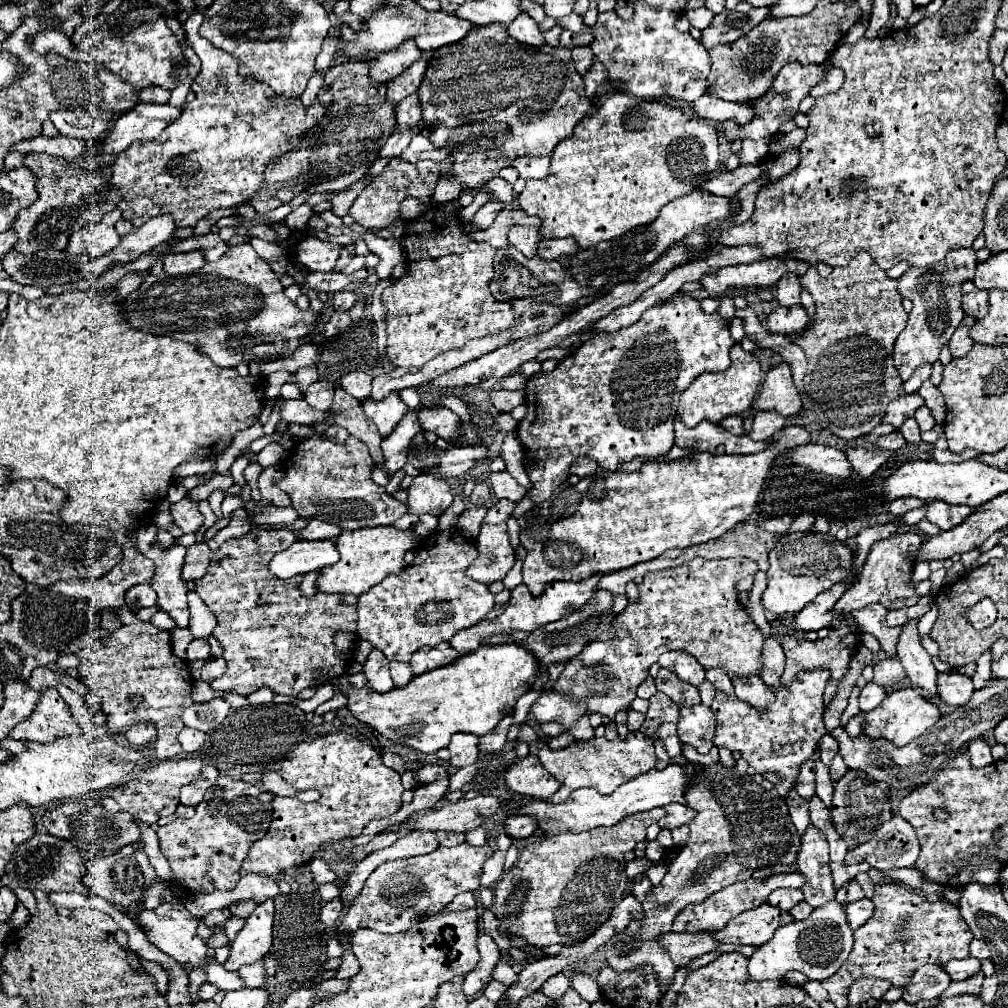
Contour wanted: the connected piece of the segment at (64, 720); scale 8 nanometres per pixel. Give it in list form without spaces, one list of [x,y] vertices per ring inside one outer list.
[[[47,688],[43,690],[35,712],[25,722],[15,726],[11,738],[45,744],[45,742],[53,742],[59,736],[79,734],[79,732],[81,730],[73,720],[65,700],[59,696],[55,688]]]

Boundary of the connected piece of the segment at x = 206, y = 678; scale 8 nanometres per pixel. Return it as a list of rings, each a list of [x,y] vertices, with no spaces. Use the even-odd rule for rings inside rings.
[[[211,658],[211,660],[203,666],[203,670],[201,670],[203,682],[211,682],[211,680],[223,676],[223,674],[225,674],[225,668],[227,668],[227,662],[225,662],[223,658]]]

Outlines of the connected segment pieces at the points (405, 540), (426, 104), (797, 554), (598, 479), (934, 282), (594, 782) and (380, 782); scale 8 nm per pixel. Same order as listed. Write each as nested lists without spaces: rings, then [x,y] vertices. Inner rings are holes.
[[[379,526],[379,528],[359,528],[359,530],[343,530],[337,538],[337,550],[341,560],[333,566],[327,566],[319,572],[317,590],[329,594],[365,594],[371,586],[379,584],[387,574],[399,574],[405,568],[405,554],[417,546],[413,528],[401,530],[395,526]]]
[[[489,24],[475,26],[461,42],[433,52],[419,88],[423,118],[431,128],[431,142],[449,148],[455,160],[453,176],[459,178],[465,190],[485,186],[517,156],[549,156],[563,138],[573,134],[577,122],[587,116],[591,100],[585,96],[583,78],[573,68],[571,48],[573,46],[559,44],[559,48],[543,46],[535,52],[515,42],[505,26]]]
[[[789,534],[769,552],[769,572],[767,590],[763,594],[765,610],[777,616],[795,616],[807,602],[811,602],[823,590],[829,590],[835,582],[853,584],[857,574],[851,566],[853,552],[831,534]],[[803,572],[809,572],[803,574]]]
[[[785,426],[783,430],[779,430],[779,434],[775,434],[775,438],[769,440],[769,446],[759,452],[759,454],[749,454],[749,456],[729,456],[729,454],[723,454],[723,452],[695,452],[691,454],[691,458],[681,458],[681,460],[663,460],[663,462],[643,462],[641,468],[637,468],[635,472],[611,472],[611,470],[603,470],[603,468],[597,468],[591,476],[585,476],[581,478],[575,486],[571,486],[569,482],[561,484],[559,488],[553,490],[551,498],[547,498],[545,502],[541,504],[535,504],[525,516],[519,518],[519,526],[521,526],[521,544],[523,548],[527,550],[527,556],[523,560],[523,584],[527,584],[527,588],[531,590],[531,594],[539,596],[545,588],[547,582],[555,582],[555,580],[585,580],[593,574],[609,574],[609,572],[615,572],[615,570],[623,570],[623,568],[629,568],[629,566],[635,566],[639,562],[649,562],[657,556],[661,556],[665,550],[669,548],[689,548],[689,546],[695,546],[695,544],[701,544],[701,542],[707,542],[711,538],[719,538],[723,532],[735,528],[739,522],[747,520],[747,516],[753,512],[753,508],[757,506],[757,498],[759,498],[759,492],[767,480],[767,474],[773,466],[773,462],[787,450],[791,448],[797,448],[801,444],[807,444],[809,440],[809,432],[803,428],[803,426]]]
[[[959,248],[951,250],[943,262],[937,266],[927,268],[911,268],[897,280],[897,290],[903,298],[913,302],[913,310],[909,314],[909,322],[905,330],[899,334],[893,350],[895,368],[899,370],[903,382],[913,374],[913,370],[921,364],[935,364],[939,360],[941,348],[949,342],[951,334],[957,330],[959,322],[963,320],[961,308],[961,284],[963,280],[973,280],[977,256],[973,248]]]
[[[629,732],[627,738],[617,736],[615,740],[607,738],[591,738],[585,742],[577,740],[563,750],[551,750],[543,740],[535,740],[531,742],[531,754],[537,756],[541,764],[547,768],[547,772],[551,772],[551,776],[555,776],[559,782],[559,790],[555,792],[553,798],[548,799],[553,804],[567,800],[571,792],[583,786],[595,788],[599,790],[599,794],[611,794],[617,786],[625,784],[631,778],[637,778],[639,774],[645,774],[657,764],[653,740],[643,736],[641,732]]]
[[[347,732],[317,736],[301,742],[281,762],[281,778],[297,790],[317,790],[319,800],[305,804],[297,798],[273,798],[273,820],[265,838],[257,840],[239,874],[279,874],[309,862],[319,850],[329,850],[345,838],[355,838],[373,818],[383,818],[401,808],[401,776],[387,768],[373,746]]]

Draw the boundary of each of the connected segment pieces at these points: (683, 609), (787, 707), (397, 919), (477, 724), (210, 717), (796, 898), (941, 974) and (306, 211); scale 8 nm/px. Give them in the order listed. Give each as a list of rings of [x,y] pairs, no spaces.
[[[693,558],[677,568],[671,570],[659,570],[645,574],[643,582],[639,584],[639,602],[629,602],[623,614],[615,618],[611,624],[611,630],[603,634],[601,640],[589,642],[581,654],[571,658],[565,664],[565,670],[555,682],[557,692],[565,692],[575,696],[575,700],[585,702],[589,708],[589,714],[599,712],[603,716],[609,716],[611,720],[615,714],[623,708],[629,708],[629,704],[635,700],[637,686],[649,676],[649,666],[657,662],[657,658],[663,652],[669,650],[681,650],[685,642],[685,652],[693,654],[701,666],[705,668],[723,668],[731,678],[745,678],[751,674],[757,674],[761,664],[761,648],[763,648],[763,634],[747,614],[747,610],[737,602],[735,584],[745,578],[757,574],[757,564],[749,558],[725,558],[725,560],[703,560]]]
[[[807,670],[791,684],[771,686],[775,690],[775,700],[763,710],[755,710],[753,706],[747,706],[747,702],[739,702],[735,694],[717,692],[711,702],[711,710],[717,714],[715,746],[739,750],[749,766],[753,766],[759,774],[765,770],[777,772],[781,776],[777,790],[785,798],[799,776],[799,764],[811,758],[827,732],[823,724],[823,690],[829,678],[831,674],[827,674],[827,670]]]
[[[463,842],[453,848],[439,846],[425,856],[383,862],[371,872],[363,890],[349,906],[343,924],[339,926],[337,940],[341,942],[343,936],[353,936],[359,928],[371,928],[381,934],[409,932],[415,924],[415,918],[441,912],[461,892],[477,892],[481,866],[491,854],[491,846],[471,846]]]
[[[499,644],[499,646],[479,646],[477,652],[469,652],[461,656],[457,662],[425,672],[421,676],[411,678],[411,682],[403,688],[393,688],[385,694],[379,694],[371,688],[351,688],[347,692],[349,712],[359,720],[369,724],[377,734],[385,736],[395,744],[409,746],[413,750],[433,754],[441,748],[449,746],[449,740],[457,732],[469,732],[475,736],[483,736],[491,732],[505,714],[509,714],[517,702],[517,698],[529,690],[529,684],[535,684],[539,672],[537,658],[517,644]]]
[[[215,698],[211,702],[193,704],[191,708],[187,708],[183,712],[183,722],[189,728],[197,728],[197,730],[209,732],[209,730],[217,728],[225,720],[229,710],[231,710],[231,706],[223,698]]]
[[[779,888],[779,890],[773,890],[767,898],[767,902],[771,906],[777,906],[785,912],[789,912],[795,904],[799,904],[803,900],[803,892],[801,890],[795,890],[795,888]]]
[[[925,964],[911,976],[911,982],[905,986],[903,1000],[905,1002],[919,1002],[919,1000],[933,1000],[939,998],[943,990],[951,984],[951,978],[941,966]]]
[[[302,204],[285,218],[285,223],[291,230],[302,231],[308,225],[310,216],[313,214],[310,205]]]

